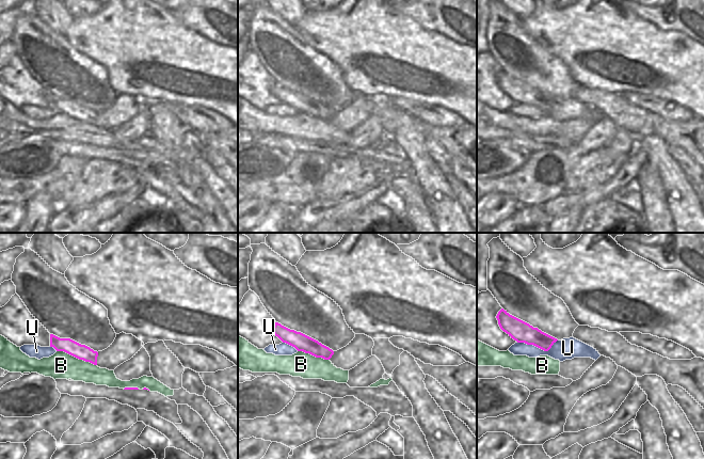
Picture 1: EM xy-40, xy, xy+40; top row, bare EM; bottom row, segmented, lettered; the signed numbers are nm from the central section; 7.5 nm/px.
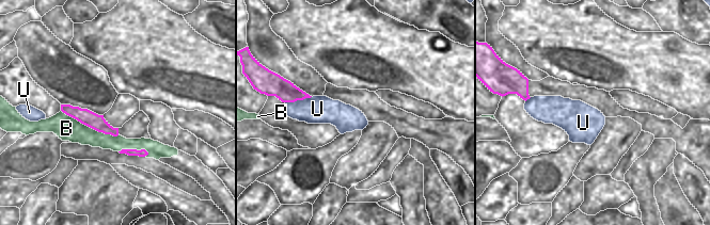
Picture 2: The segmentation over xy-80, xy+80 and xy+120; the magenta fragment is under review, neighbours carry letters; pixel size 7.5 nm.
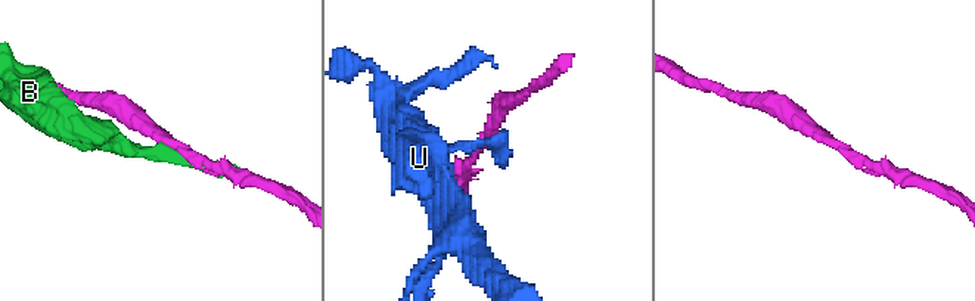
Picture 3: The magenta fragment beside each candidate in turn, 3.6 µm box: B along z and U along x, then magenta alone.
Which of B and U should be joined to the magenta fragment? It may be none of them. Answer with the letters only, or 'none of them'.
none of them

